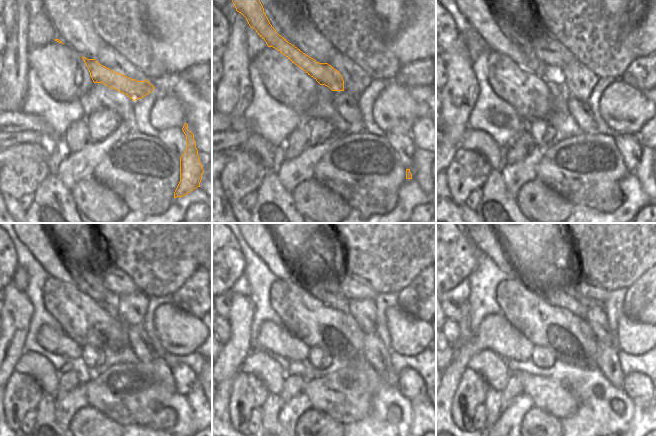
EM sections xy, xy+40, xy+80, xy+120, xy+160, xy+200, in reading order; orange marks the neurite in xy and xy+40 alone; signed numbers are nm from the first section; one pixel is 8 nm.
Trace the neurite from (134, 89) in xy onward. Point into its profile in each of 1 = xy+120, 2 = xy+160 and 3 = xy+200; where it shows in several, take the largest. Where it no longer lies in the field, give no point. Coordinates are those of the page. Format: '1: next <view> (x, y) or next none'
1: next xy+120 (39, 243)
2: next xy+160 (263, 243)
3: next xy+200 (487, 243)

